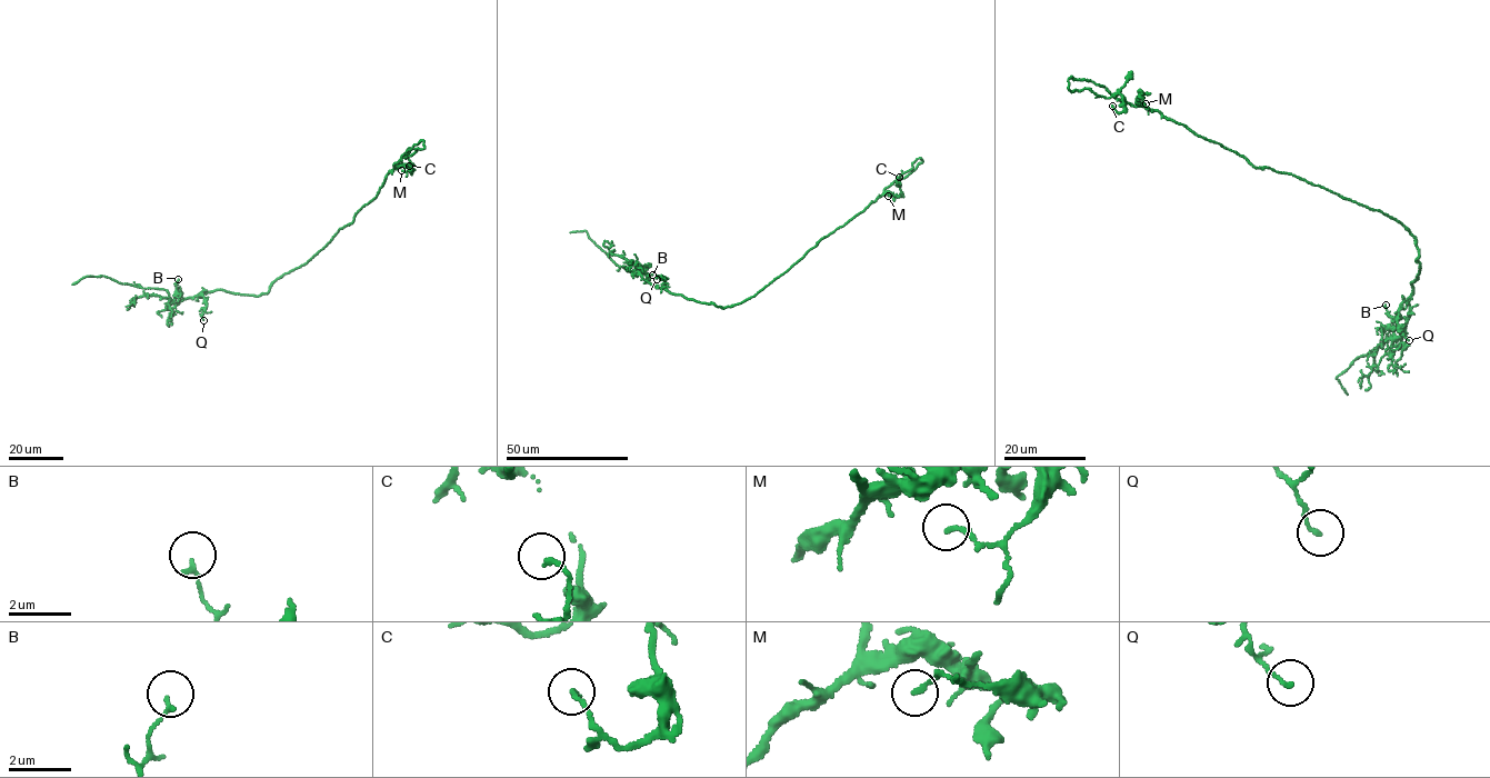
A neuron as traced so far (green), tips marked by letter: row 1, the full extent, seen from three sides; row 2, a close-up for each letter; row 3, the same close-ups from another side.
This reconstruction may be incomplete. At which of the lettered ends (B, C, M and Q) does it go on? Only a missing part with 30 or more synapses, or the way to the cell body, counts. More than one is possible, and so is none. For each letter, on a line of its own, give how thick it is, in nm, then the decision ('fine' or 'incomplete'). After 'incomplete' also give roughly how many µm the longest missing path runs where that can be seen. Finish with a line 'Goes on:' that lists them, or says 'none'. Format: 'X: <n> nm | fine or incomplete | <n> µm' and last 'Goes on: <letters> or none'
B: 140 nm | fine
C: 130 nm | fine
M: 130 nm | fine
Q: 110 nm | fine
Goes on: none

